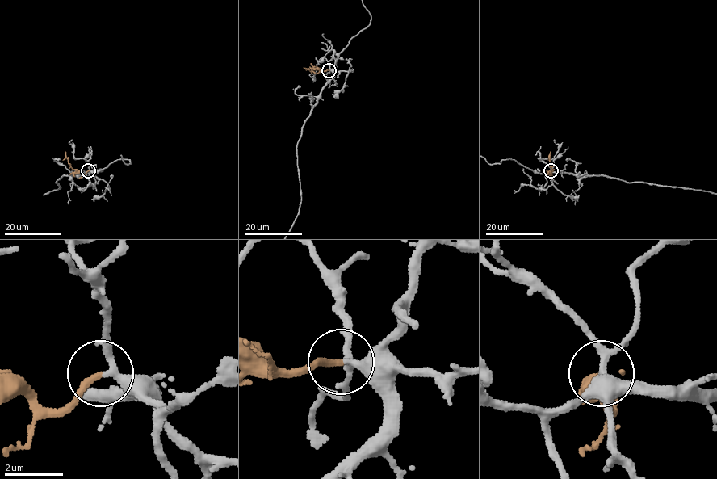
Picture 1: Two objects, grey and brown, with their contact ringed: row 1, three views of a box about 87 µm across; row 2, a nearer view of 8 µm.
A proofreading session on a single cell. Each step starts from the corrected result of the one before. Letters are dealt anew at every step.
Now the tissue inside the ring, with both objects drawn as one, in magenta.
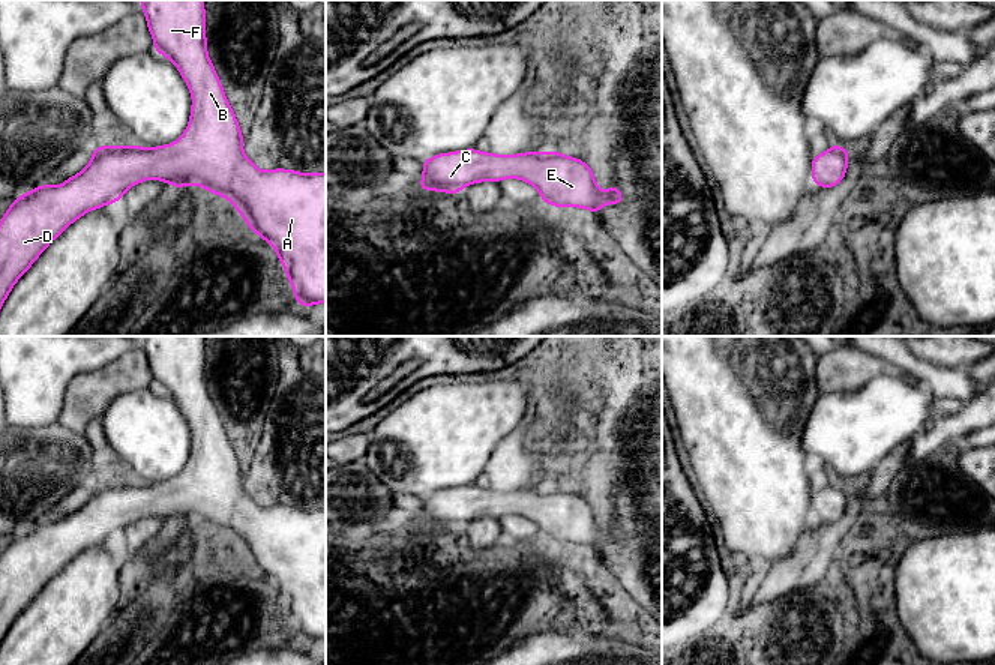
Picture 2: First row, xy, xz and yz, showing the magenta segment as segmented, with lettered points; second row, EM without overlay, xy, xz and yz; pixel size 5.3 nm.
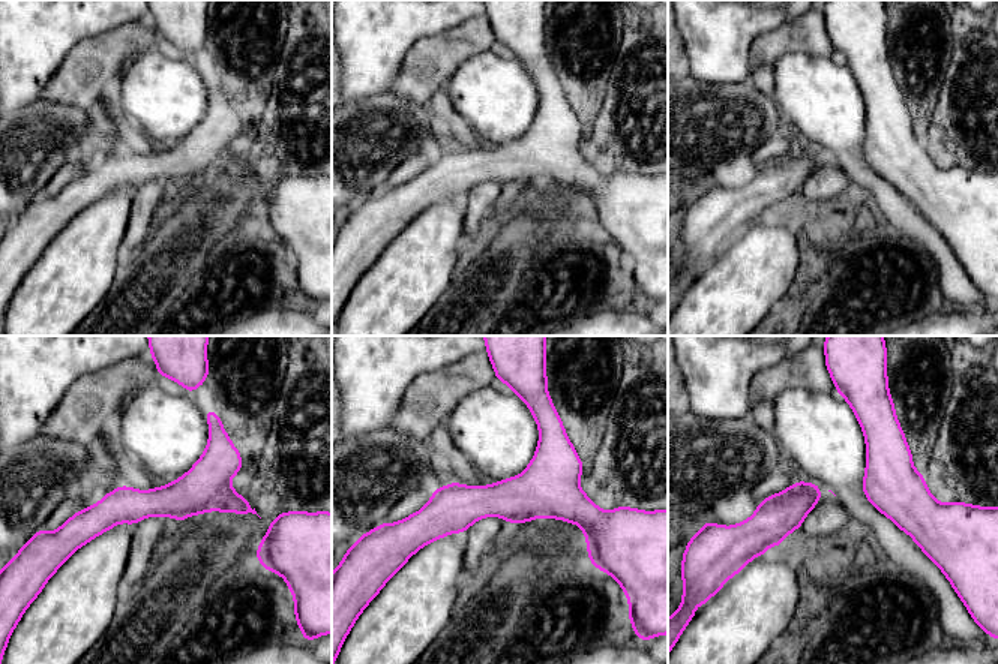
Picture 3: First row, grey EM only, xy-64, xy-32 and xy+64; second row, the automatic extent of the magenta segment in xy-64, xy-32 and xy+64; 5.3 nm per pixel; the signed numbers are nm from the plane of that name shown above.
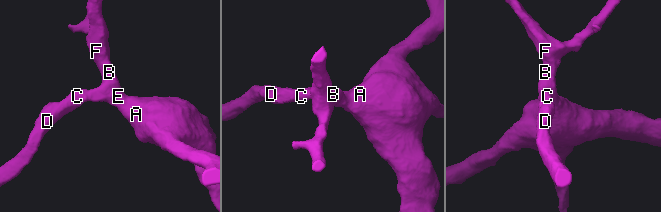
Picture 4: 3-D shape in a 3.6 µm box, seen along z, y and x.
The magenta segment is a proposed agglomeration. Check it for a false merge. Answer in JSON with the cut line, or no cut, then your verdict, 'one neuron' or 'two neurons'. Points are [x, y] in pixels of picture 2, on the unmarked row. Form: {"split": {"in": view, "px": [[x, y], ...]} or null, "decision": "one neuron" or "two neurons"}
{"split": null, "decision": "one neuron"}

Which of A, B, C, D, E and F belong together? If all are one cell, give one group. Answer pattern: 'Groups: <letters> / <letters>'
Groups: A B C D E F

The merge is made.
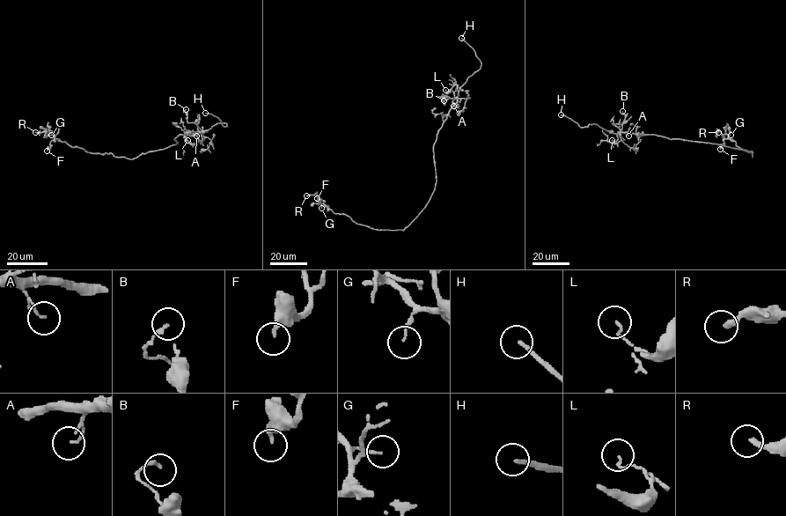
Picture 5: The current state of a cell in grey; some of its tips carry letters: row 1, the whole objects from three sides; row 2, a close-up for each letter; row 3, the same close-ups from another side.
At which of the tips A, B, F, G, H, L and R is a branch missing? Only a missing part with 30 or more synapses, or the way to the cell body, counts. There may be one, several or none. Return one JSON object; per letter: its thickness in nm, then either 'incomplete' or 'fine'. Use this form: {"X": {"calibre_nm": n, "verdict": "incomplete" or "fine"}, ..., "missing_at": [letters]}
{"A": {"calibre_nm": 90, "verdict": "fine"}, "B": {"calibre_nm": 140, "verdict": "fine"}, "F": {"calibre_nm": 280, "verdict": "fine"}, "G": {"calibre_nm": 100, "verdict": "fine"}, "H": {"calibre_nm": 180, "verdict": "incomplete"}, "L": {"calibre_nm": 90, "verdict": "fine"}, "R": {"calibre_nm": 220, "verdict": "fine"}, "missing_at": ["H"]}

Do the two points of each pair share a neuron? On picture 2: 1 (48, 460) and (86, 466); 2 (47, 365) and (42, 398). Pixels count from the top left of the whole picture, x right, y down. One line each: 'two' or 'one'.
1: one
2: one

